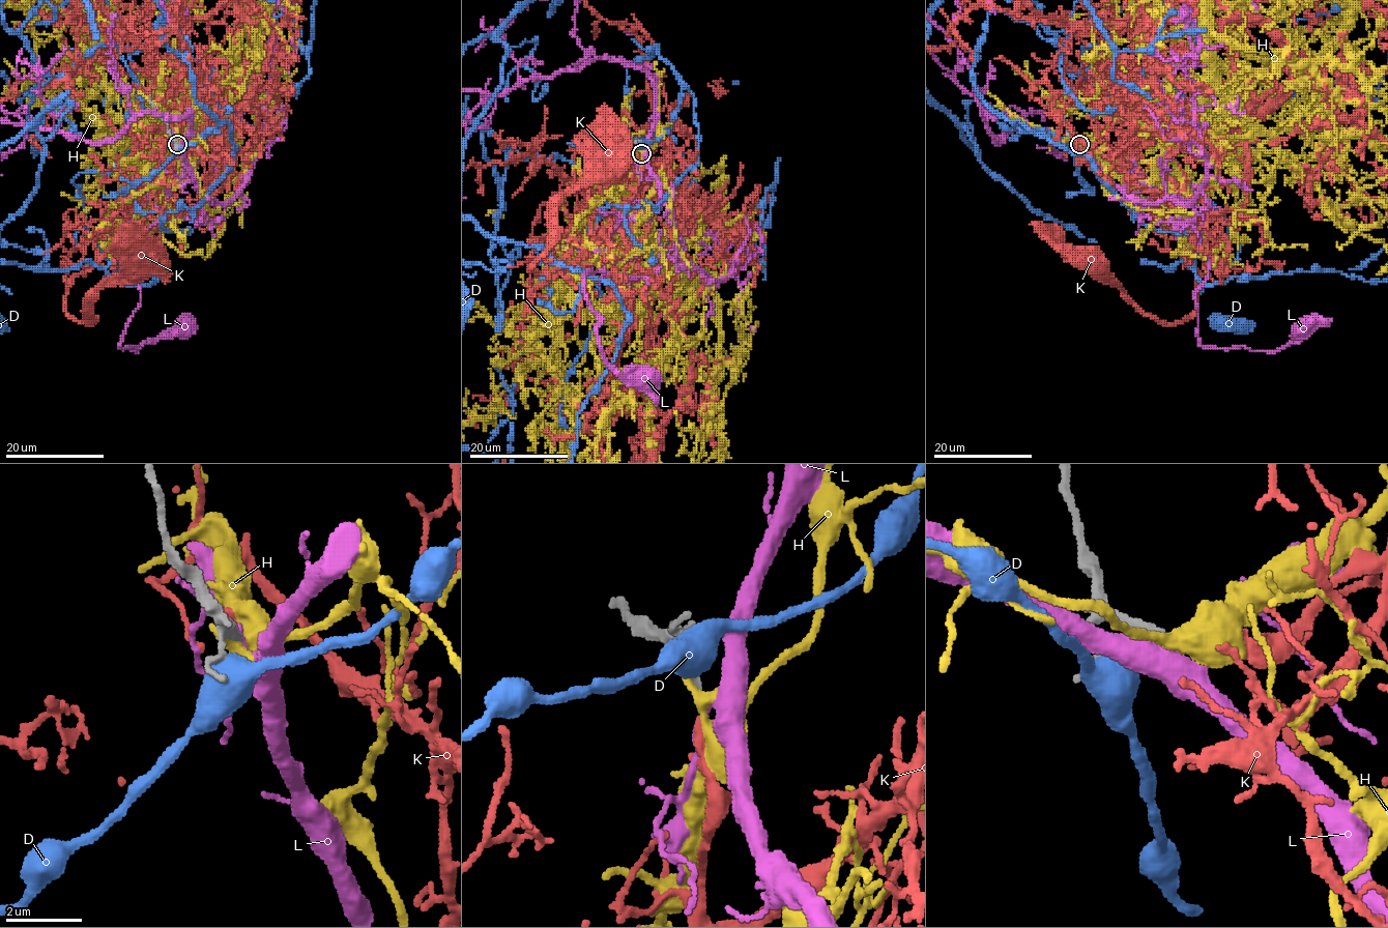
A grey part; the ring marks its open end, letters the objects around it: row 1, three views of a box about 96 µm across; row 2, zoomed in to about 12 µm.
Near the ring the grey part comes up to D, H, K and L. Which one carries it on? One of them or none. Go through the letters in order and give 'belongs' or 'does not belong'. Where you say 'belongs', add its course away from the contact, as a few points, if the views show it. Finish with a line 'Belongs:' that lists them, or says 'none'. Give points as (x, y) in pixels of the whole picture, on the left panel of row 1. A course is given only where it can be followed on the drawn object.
D: does not belong
H: does not belong
K: belongs
L: does not belong
Belongs: K

